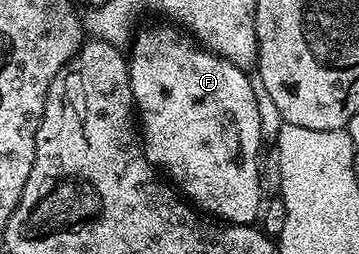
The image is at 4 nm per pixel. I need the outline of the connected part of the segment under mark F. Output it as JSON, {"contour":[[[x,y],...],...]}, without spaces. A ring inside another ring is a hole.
{"contour":[[[172,24],[164,25],[168,26],[141,25],[139,29],[135,31],[134,37],[130,42],[128,75],[130,76],[130,88],[132,89],[134,110],[138,115],[139,125],[142,127],[142,145],[144,148],[144,155],[151,160],[153,166],[155,166],[157,170],[166,172],[166,174],[168,170],[169,175],[167,174],[167,177],[179,187],[182,191],[183,197],[195,203],[205,215],[211,216],[213,219],[219,220],[224,224],[231,224],[234,226],[253,225],[262,214],[262,201],[260,202],[260,166],[256,163],[260,158],[261,102],[261,99],[258,97],[257,87],[254,85],[253,79],[251,82],[251,80],[244,75],[247,73],[245,73],[241,67],[234,65],[232,62],[227,62],[227,60],[221,58],[220,55],[214,54],[212,51],[203,49],[197,45],[191,33],[185,32],[183,29],[177,28]]]}

